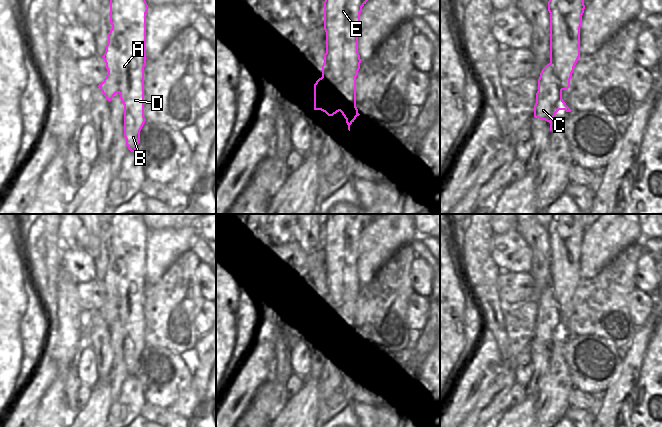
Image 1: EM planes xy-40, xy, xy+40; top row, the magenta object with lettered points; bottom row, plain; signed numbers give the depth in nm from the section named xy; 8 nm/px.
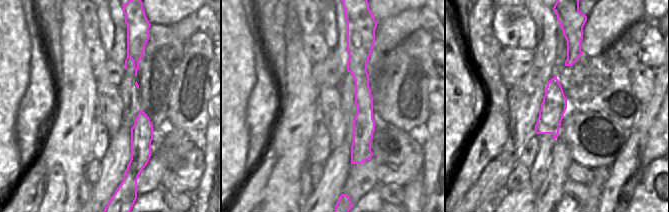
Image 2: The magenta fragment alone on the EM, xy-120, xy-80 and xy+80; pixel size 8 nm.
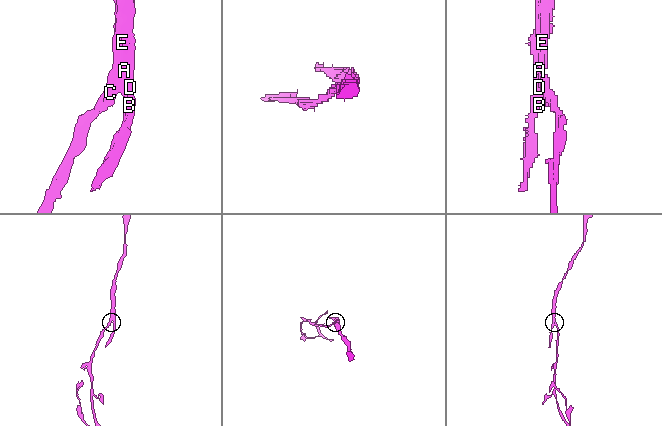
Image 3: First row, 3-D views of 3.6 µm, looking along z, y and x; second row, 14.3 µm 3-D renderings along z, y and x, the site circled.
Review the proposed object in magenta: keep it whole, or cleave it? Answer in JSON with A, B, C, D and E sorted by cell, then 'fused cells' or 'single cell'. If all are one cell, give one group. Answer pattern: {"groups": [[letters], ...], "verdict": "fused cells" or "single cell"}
{"groups": [["A", "B", "D", "E"], ["C"]], "verdict": "fused cells"}

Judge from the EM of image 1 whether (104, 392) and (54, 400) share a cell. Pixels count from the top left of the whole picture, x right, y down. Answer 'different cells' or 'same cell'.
different cells

